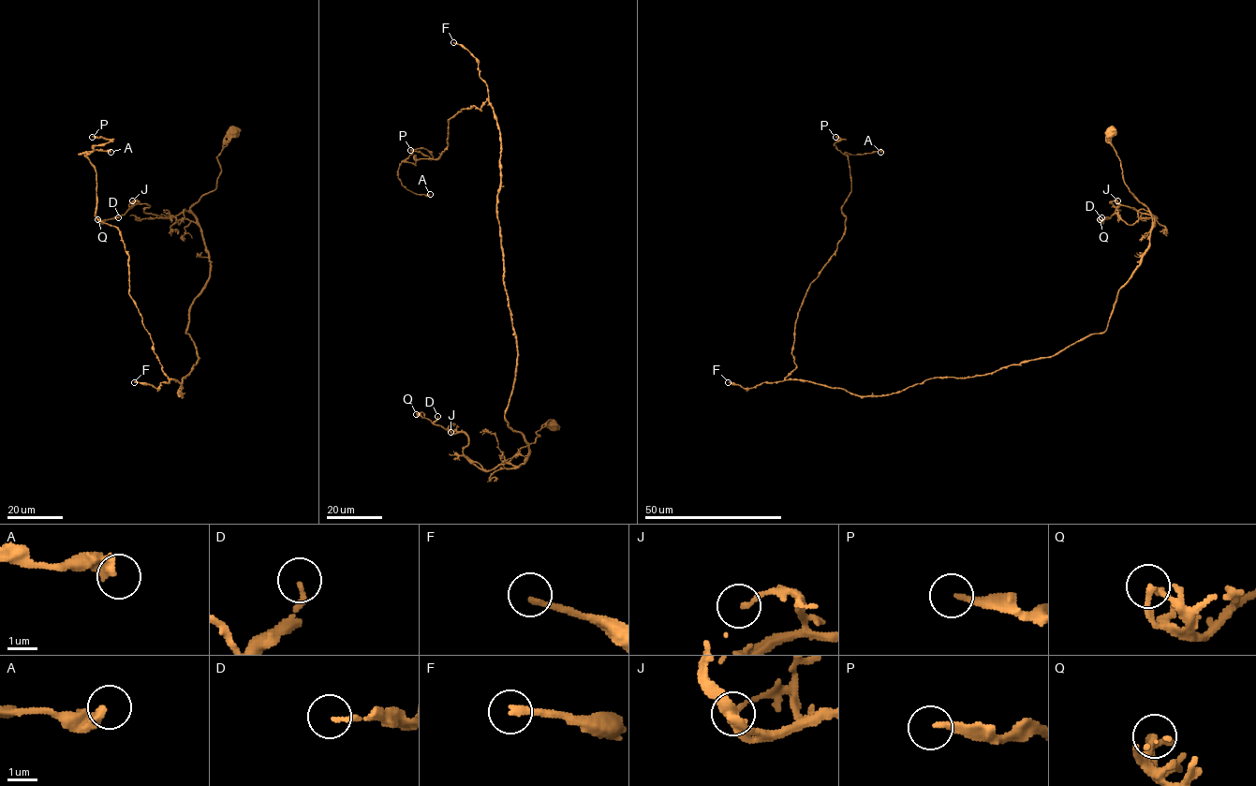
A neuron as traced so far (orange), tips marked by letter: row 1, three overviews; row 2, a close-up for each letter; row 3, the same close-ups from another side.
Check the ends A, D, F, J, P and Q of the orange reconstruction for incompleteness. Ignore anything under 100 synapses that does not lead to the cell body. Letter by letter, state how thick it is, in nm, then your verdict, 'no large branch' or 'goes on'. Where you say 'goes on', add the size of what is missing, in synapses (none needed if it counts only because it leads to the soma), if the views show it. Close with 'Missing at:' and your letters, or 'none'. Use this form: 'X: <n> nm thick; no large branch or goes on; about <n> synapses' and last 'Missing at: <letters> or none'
A: 440 nm thick; no large branch
D: 170 nm thick; no large branch
F: 220 nm thick; goes on; about 150 synapses
J: 150 nm thick; no large branch
P: 190 nm thick; no large branch
Q: 170 nm thick; no large branch
Missing at: F

